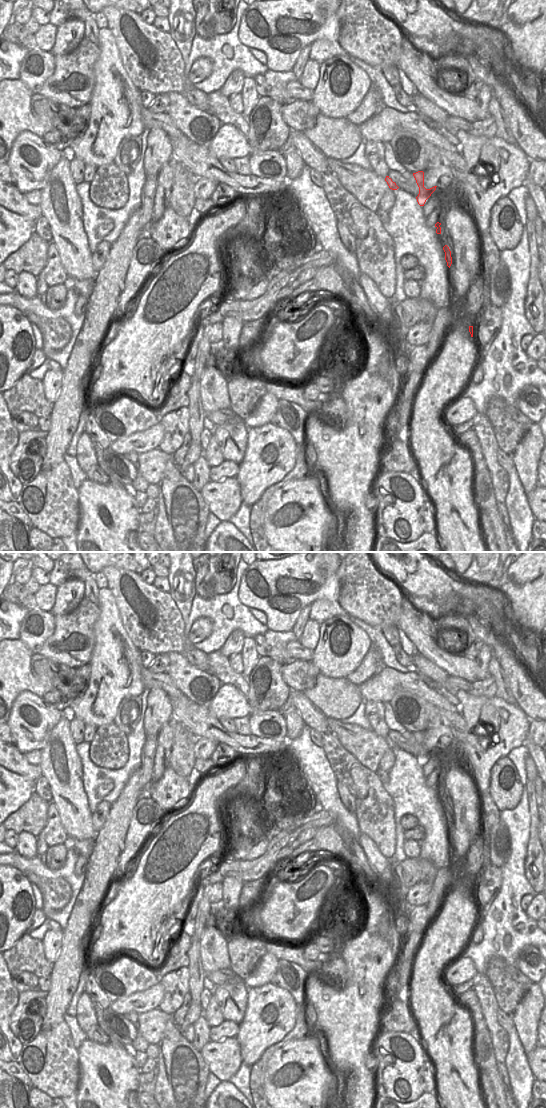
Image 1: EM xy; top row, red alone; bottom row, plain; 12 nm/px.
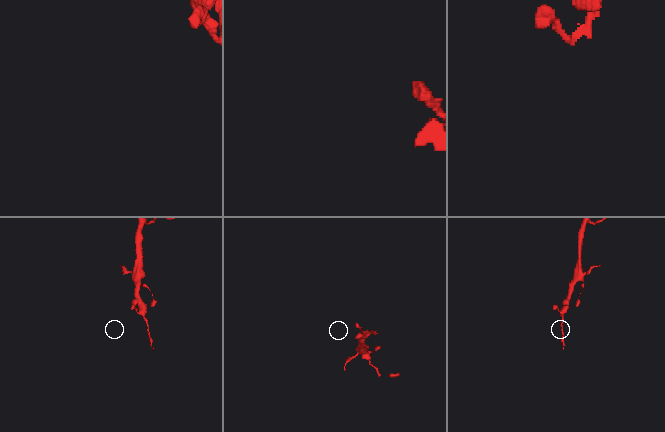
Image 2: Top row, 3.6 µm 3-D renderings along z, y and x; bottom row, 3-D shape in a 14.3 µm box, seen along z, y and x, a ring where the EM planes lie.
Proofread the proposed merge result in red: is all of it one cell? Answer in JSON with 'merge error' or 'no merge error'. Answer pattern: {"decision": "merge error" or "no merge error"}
{"decision": "no merge error"}

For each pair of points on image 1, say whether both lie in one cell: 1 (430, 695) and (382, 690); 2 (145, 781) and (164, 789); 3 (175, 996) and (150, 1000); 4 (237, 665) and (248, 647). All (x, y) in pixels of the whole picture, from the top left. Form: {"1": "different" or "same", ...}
{"1": "same", "2": "different", "3": "different", "4": "different"}

